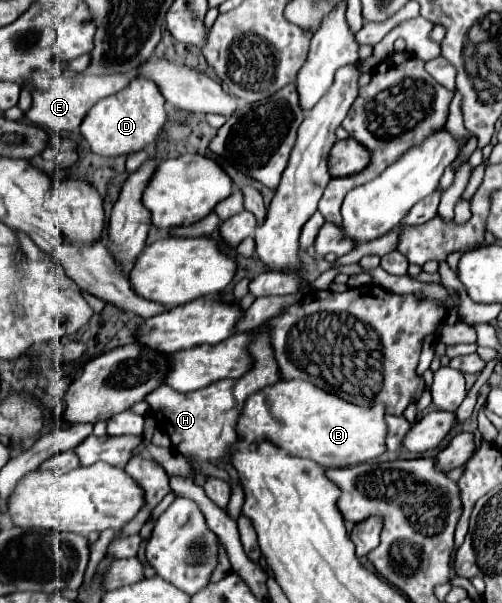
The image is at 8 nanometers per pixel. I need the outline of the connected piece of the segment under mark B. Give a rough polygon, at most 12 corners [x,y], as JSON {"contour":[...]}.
{"contour":[[308,381],[246,399],[236,435],[326,469],[386,451],[384,405]]}

